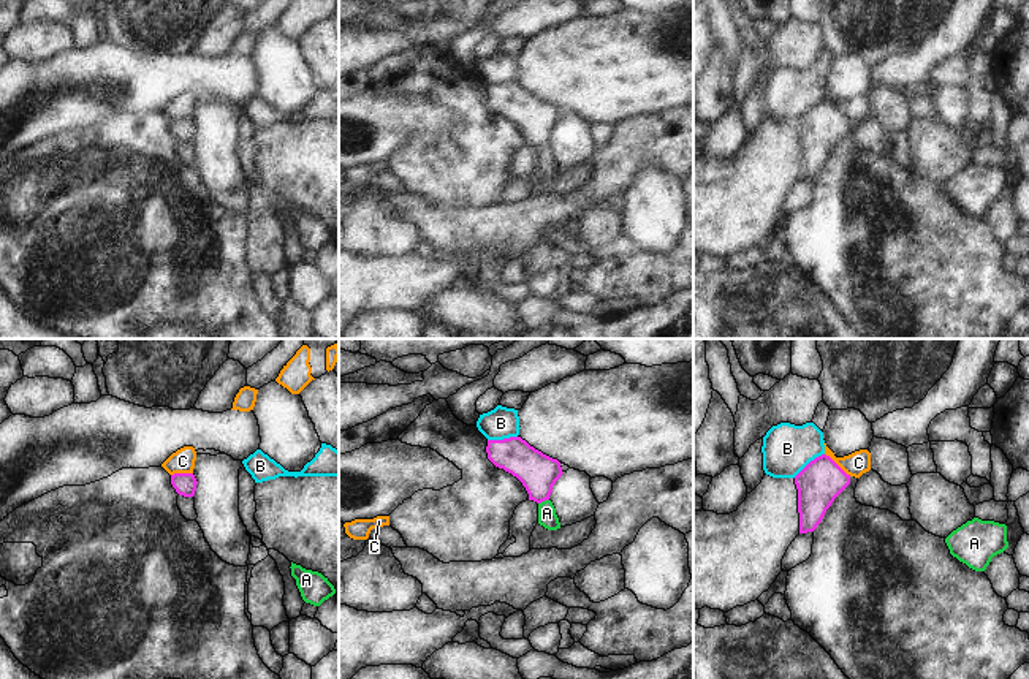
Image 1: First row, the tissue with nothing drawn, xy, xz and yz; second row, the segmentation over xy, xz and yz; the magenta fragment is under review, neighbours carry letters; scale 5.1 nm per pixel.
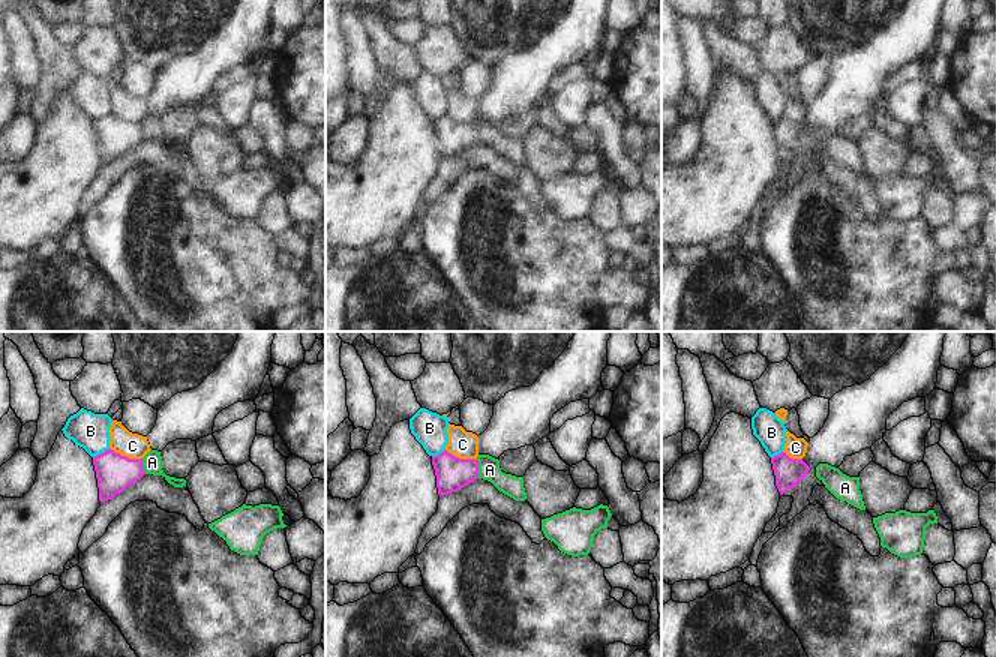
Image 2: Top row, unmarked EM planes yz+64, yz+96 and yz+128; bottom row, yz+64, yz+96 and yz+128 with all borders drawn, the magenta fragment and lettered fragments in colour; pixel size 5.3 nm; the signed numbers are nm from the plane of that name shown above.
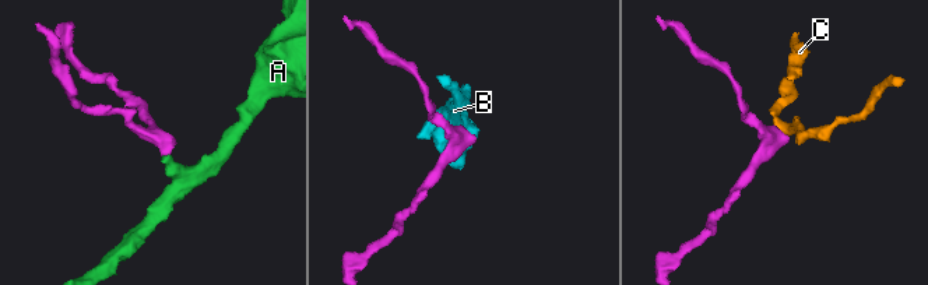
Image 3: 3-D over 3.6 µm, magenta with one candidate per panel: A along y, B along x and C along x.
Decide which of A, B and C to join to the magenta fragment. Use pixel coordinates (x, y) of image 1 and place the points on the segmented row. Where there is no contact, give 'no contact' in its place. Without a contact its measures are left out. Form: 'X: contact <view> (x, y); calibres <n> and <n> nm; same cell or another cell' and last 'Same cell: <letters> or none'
A: contact xz (543, 500); calibres 200 and 100 nm; same cell
B: contact yz (809, 462); calibres 220 and 260 nm; another cell
C: contact yz (836, 464); calibres 220 and 120 nm; another cell
Same cell: A

